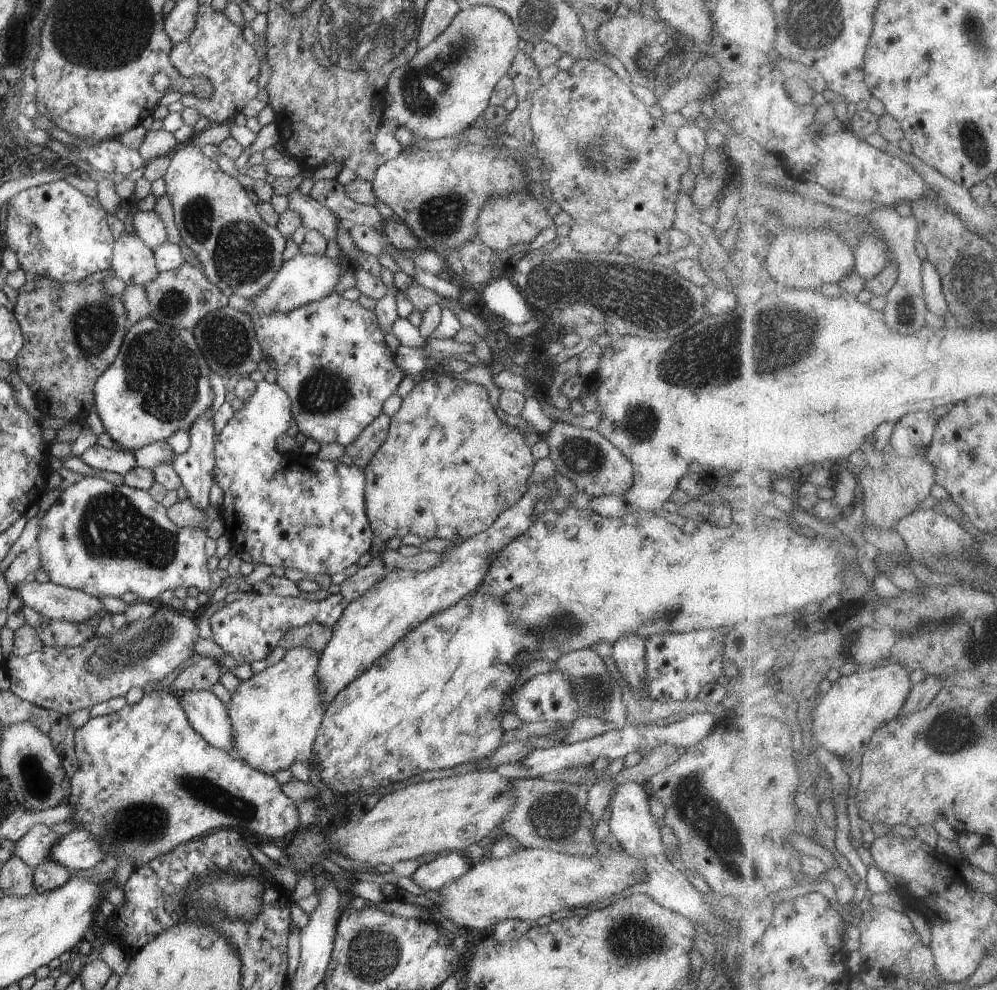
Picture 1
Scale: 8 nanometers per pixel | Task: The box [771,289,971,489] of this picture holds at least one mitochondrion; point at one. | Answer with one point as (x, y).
(902, 318)

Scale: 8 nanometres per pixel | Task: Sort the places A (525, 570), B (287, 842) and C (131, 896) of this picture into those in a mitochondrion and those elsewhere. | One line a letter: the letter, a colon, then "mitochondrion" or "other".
A: other
B: other
C: other

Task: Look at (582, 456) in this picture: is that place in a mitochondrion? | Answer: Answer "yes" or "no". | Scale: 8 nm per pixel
yes

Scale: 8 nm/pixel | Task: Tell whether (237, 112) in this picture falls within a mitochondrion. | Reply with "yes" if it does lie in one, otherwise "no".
no

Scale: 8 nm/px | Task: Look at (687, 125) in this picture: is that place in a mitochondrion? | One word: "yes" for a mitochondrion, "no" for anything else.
no

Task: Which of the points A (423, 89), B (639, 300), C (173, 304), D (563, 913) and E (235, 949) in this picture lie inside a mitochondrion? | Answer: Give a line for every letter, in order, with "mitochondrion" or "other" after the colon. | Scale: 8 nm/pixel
A: mitochondrion
B: mitochondrion
C: mitochondrion
D: other
E: other

